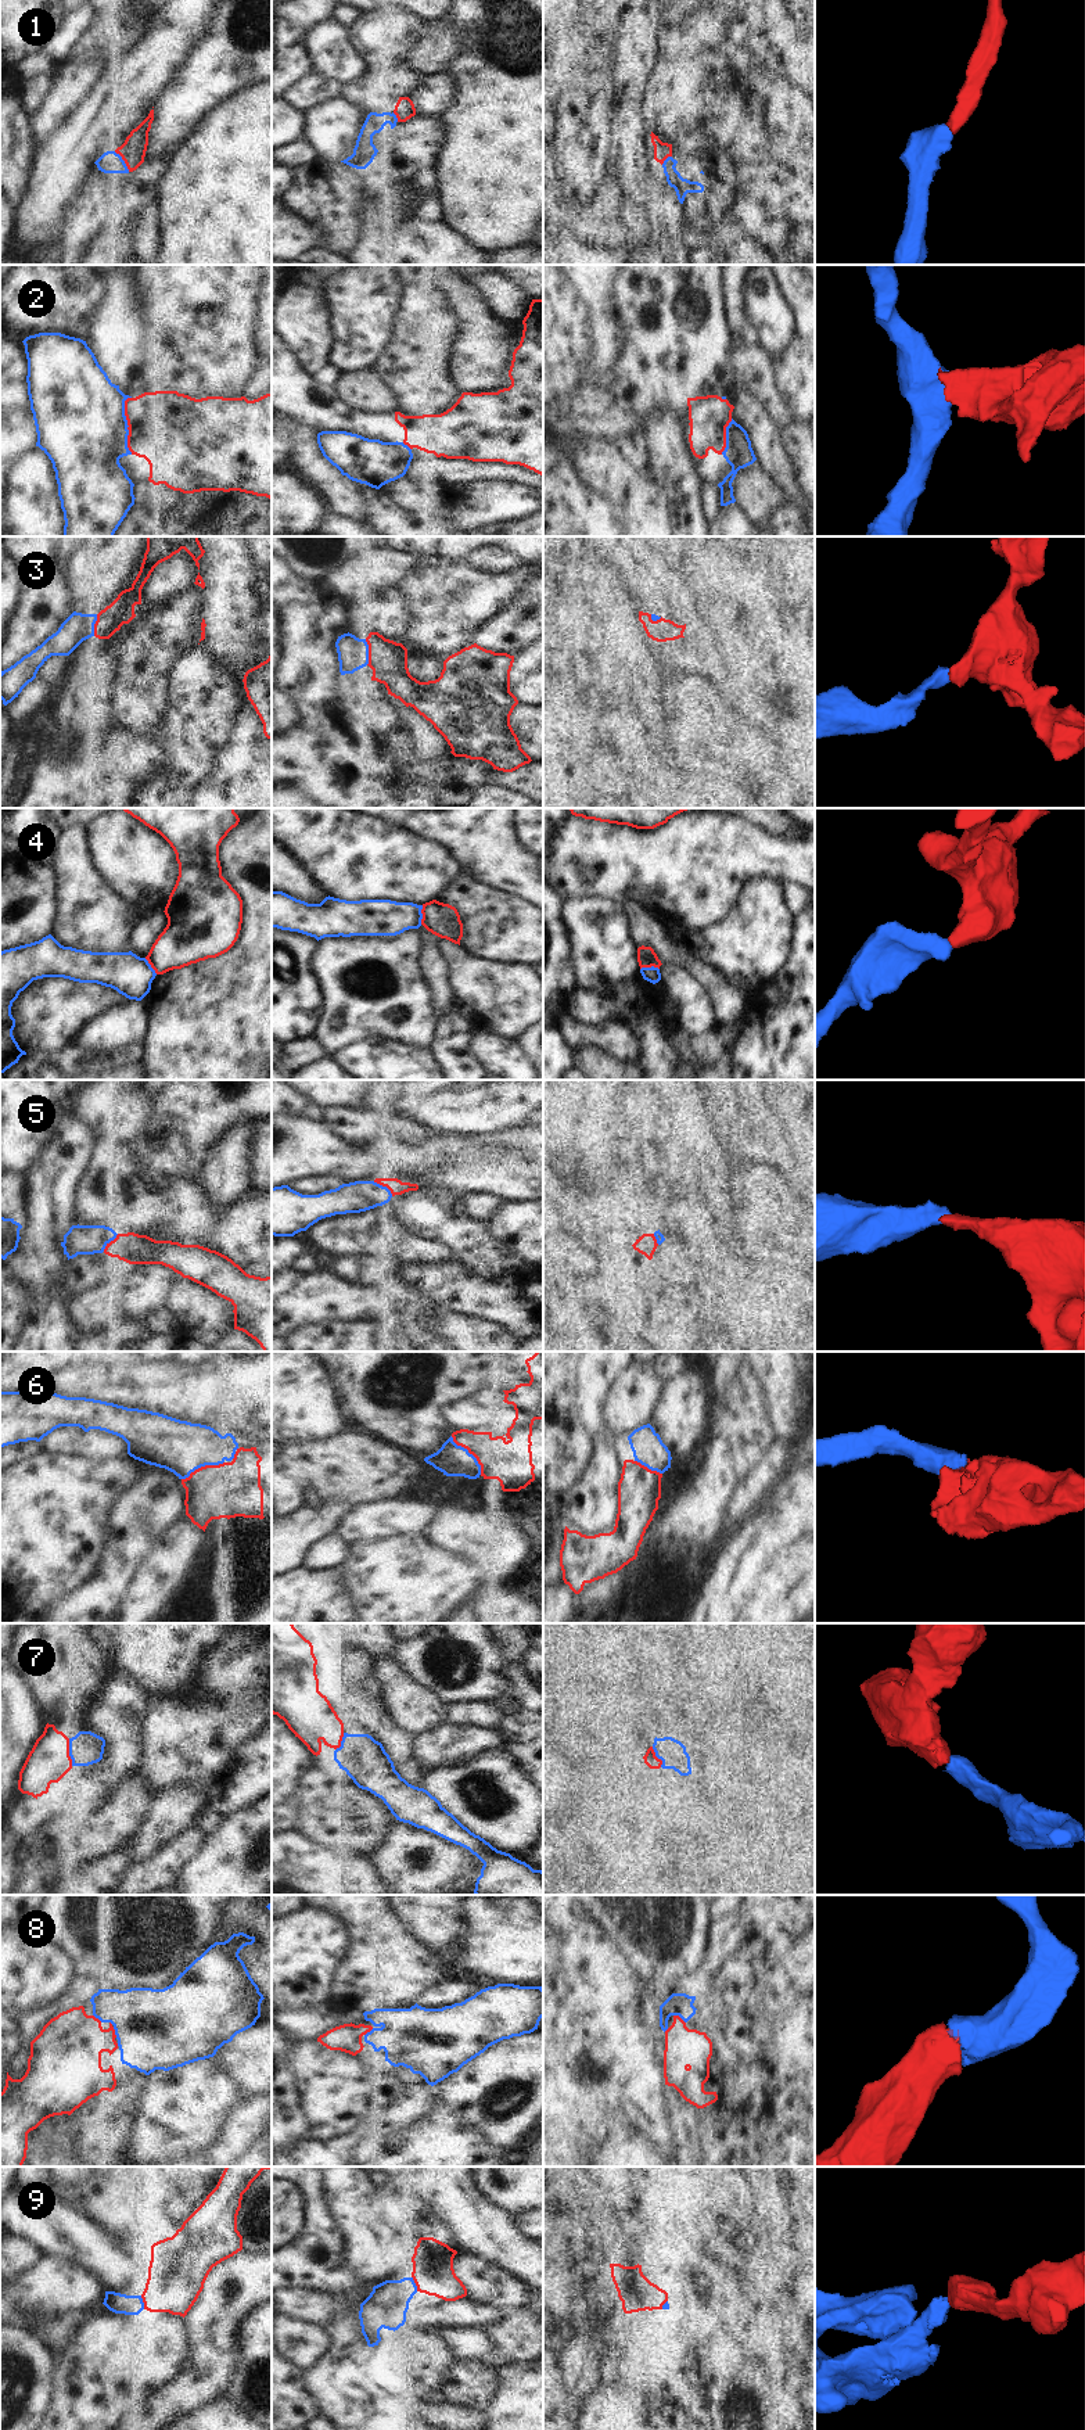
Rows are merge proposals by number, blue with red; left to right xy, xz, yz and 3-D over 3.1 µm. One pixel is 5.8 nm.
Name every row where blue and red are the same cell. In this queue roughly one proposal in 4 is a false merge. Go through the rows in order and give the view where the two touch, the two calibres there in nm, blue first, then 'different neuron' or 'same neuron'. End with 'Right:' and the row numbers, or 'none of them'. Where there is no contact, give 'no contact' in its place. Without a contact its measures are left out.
1: xy | 130/140 nm | same neuron
2: xy | 500/440 nm | different neuron
3: xz | 180/220 nm | same neuron
4: xz | 200/190 nm | different neuron
5: xz | 180/90 nm | same neuron
6: xz | 180/240 nm | same neuron
7: xy | 190/240 nm | same neuron
8: yz | 130/220 nm | same neuron
9: xz | 240/240 nm | same neuron
Right: 1, 3, 5, 6, 7, 8, 9

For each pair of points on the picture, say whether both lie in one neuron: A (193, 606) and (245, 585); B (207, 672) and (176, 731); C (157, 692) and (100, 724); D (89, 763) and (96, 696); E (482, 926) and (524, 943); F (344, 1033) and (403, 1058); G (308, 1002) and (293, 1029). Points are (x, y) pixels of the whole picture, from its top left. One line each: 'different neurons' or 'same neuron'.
A: different neurons
B: same neuron
C: different neurons
D: different neurons
E: same neuron
F: different neurons
G: same neuron

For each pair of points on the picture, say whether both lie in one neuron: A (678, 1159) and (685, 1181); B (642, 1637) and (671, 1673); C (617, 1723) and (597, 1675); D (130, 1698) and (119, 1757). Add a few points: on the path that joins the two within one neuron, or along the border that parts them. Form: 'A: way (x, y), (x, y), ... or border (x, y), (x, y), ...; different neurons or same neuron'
A: way (678, 1165), (681, 1176); same neuron
B: way (650, 1646), (664, 1665); same neuron
C: border (566, 1680), (592, 1679), (597, 1684); different neurons
D: way (117, 1709), (119, 1741); same neuron

